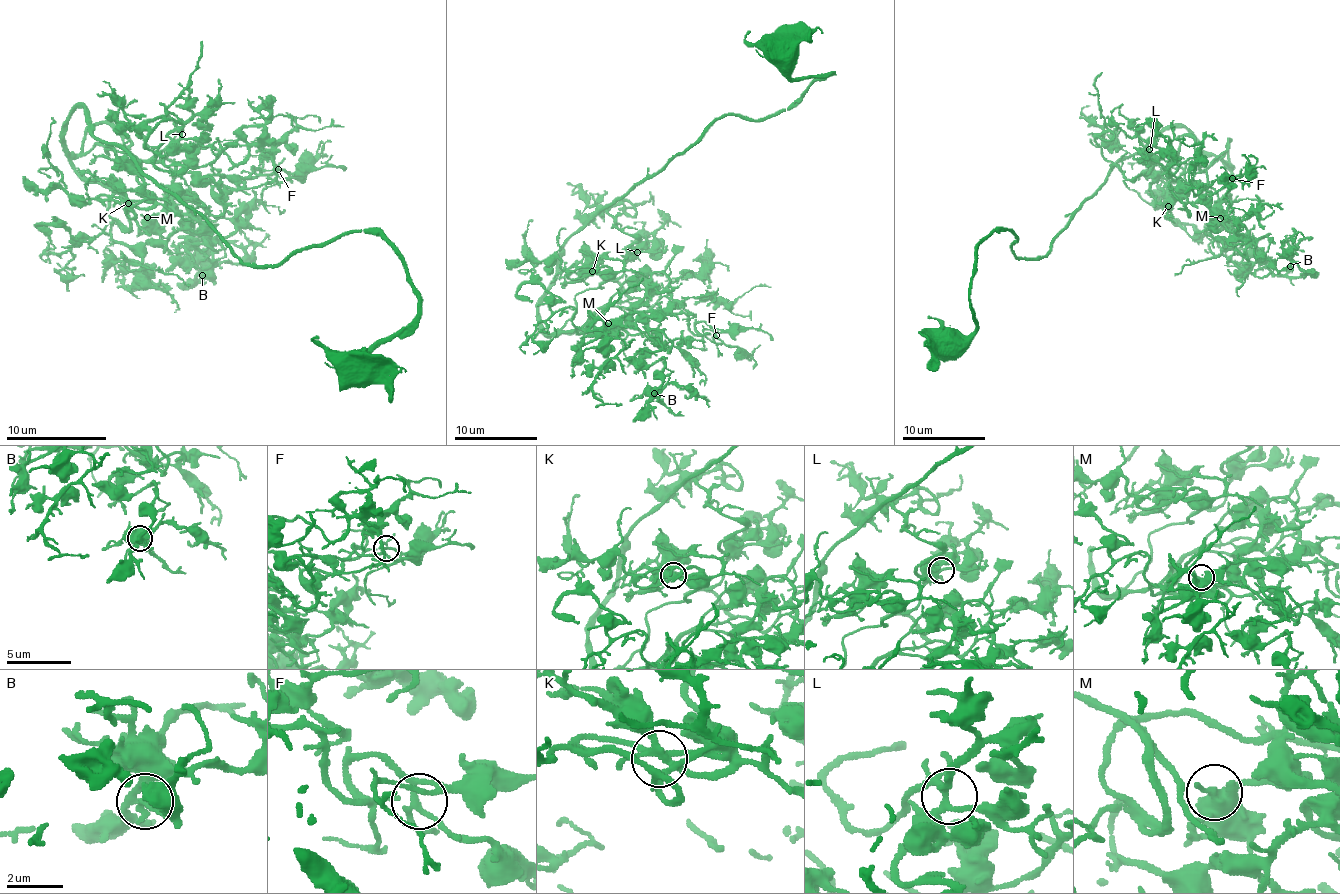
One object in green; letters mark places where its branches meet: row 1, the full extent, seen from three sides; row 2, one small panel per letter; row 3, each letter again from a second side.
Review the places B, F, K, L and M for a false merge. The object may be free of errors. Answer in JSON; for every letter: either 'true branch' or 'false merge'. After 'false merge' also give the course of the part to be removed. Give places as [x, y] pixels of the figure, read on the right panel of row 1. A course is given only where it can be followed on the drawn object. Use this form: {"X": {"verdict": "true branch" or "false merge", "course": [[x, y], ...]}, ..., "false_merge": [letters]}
{"B": {"verdict": "true branch"}, "F": {"verdict": "true branch"}, "K": {"verdict": "true branch"}, "L": {"verdict": "true branch"}, "M": {"verdict": "true branch"}, "false_merge": []}

